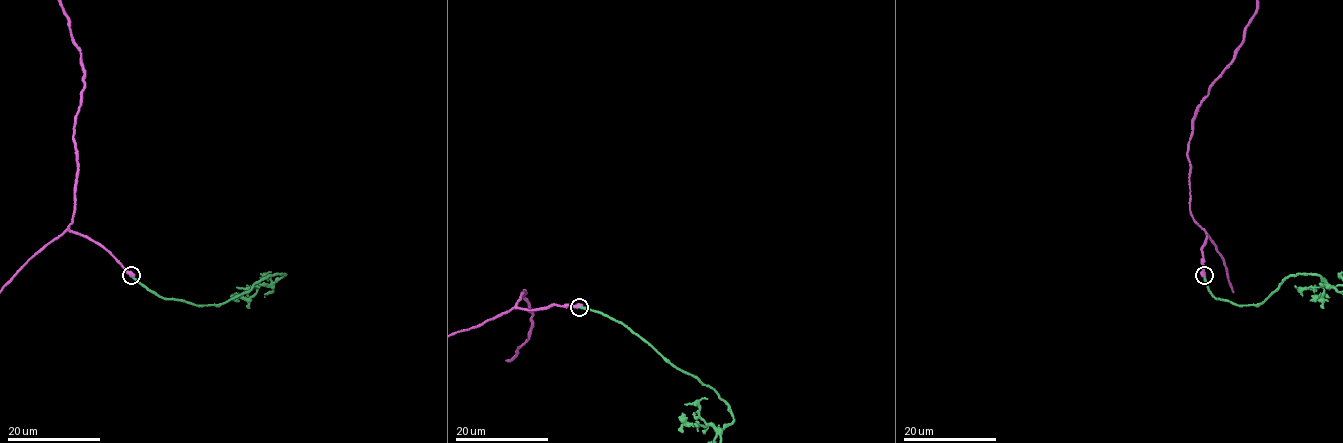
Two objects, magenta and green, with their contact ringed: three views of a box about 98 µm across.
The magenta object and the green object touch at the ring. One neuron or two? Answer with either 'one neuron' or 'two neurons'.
one neuron

